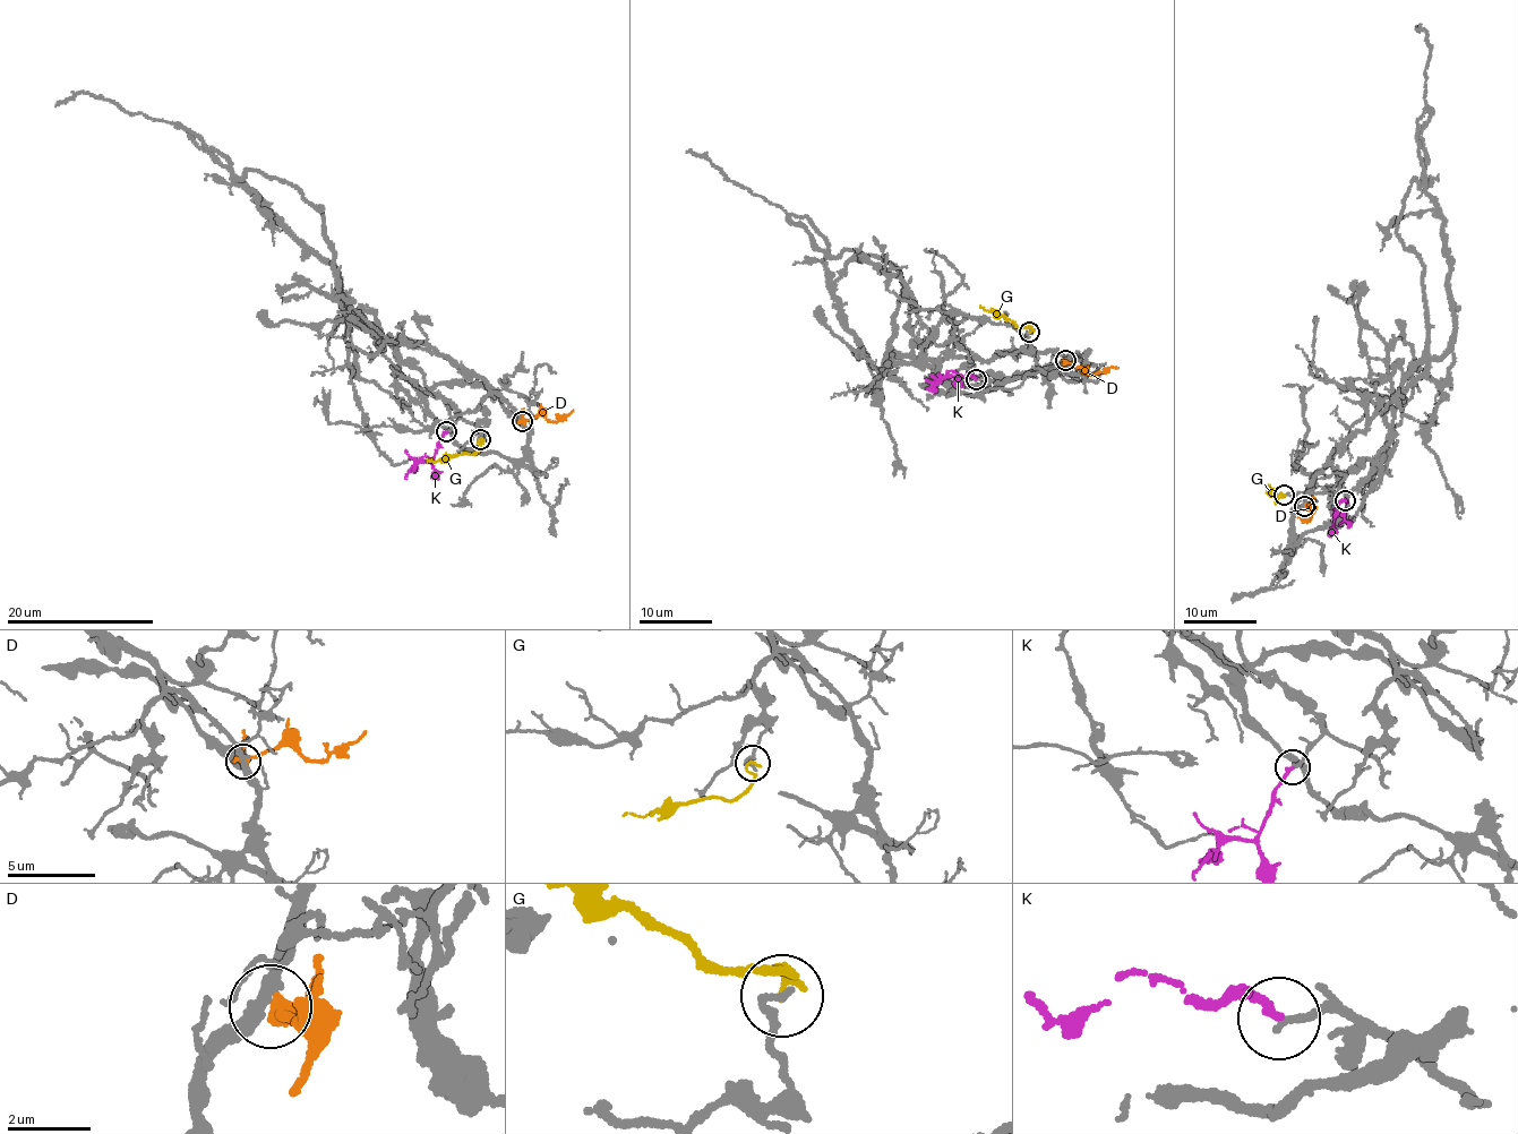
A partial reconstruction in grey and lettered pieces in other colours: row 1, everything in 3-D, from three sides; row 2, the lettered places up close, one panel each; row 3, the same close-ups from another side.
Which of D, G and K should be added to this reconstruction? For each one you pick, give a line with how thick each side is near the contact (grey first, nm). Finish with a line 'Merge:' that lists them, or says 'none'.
K: 170/200 nm
Merge: K

